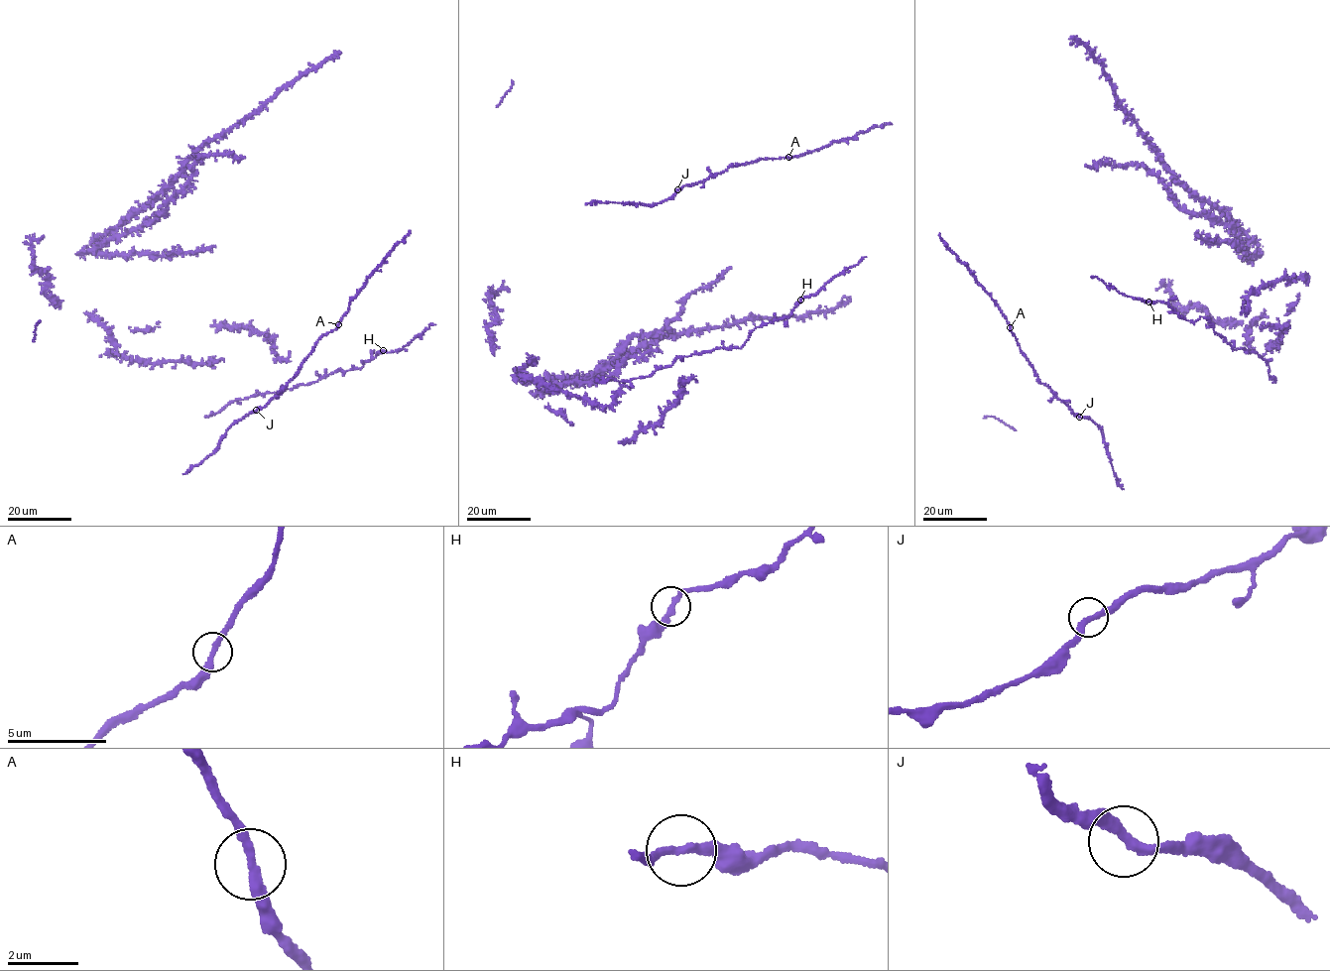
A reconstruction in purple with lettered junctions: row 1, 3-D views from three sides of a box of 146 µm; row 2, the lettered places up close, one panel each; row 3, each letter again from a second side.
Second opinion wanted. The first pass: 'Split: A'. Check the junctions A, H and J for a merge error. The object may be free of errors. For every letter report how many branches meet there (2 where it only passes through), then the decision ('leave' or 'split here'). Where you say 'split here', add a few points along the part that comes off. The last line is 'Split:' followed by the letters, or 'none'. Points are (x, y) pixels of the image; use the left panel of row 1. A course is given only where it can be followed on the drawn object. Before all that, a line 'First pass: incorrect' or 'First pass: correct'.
First pass: incorrect
A: 2 branches meet; leave
H: 2 branches meet; leave
J: 2 branches meet; leave
Split: none

